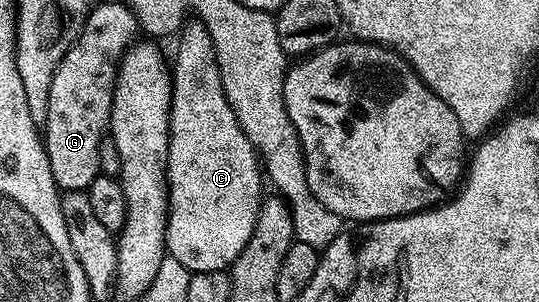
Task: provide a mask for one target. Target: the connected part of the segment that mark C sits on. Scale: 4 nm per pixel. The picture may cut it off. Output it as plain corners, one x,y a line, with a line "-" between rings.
200,20
186,21
179,31
177,40
177,63
174,61
171,66
173,103
169,113
169,219
165,233
165,248
168,257
179,260
179,264
183,264
192,273
215,272
216,270
228,271
232,267
233,261
239,256
239,252
243,252
243,248
247,248
247,240
251,240
251,236
255,232
255,220
259,216
259,208
263,201
263,193
261,194
263,167
257,151
254,150
251,140
247,140
247,136
227,100
225,81
221,78
219,64
217,63
217,49
213,47
213,41
205,25

